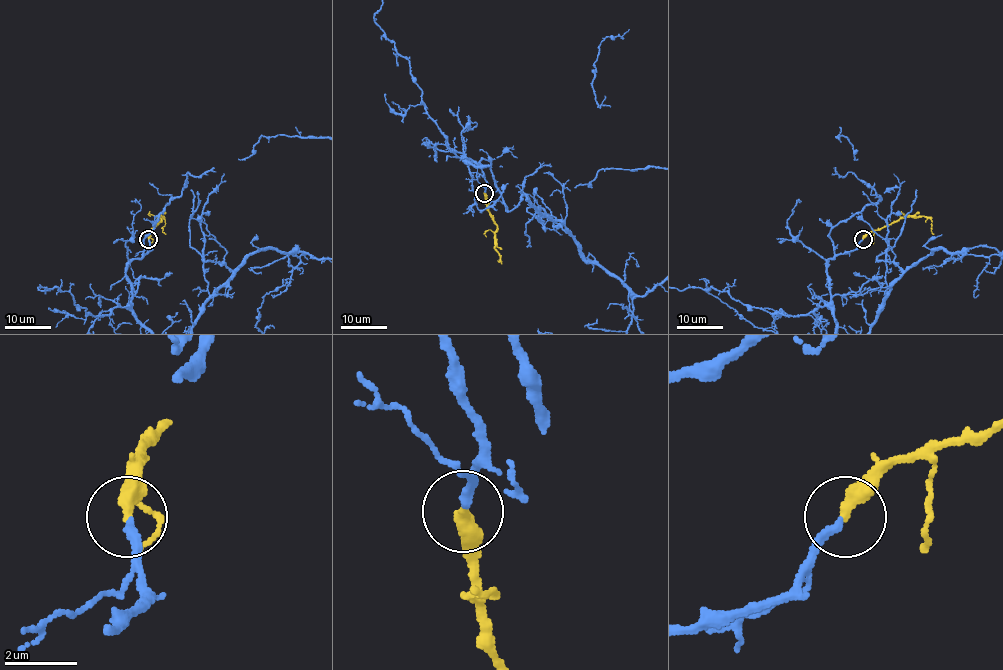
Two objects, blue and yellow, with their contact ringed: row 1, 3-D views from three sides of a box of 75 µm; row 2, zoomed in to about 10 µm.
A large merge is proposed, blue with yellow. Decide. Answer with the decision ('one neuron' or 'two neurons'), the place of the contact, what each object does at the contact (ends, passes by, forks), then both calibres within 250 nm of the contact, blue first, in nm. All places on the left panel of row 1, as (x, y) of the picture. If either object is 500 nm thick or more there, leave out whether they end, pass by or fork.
one neuron | (148, 239) | blue ends | yellow ends | 260/400 nm

